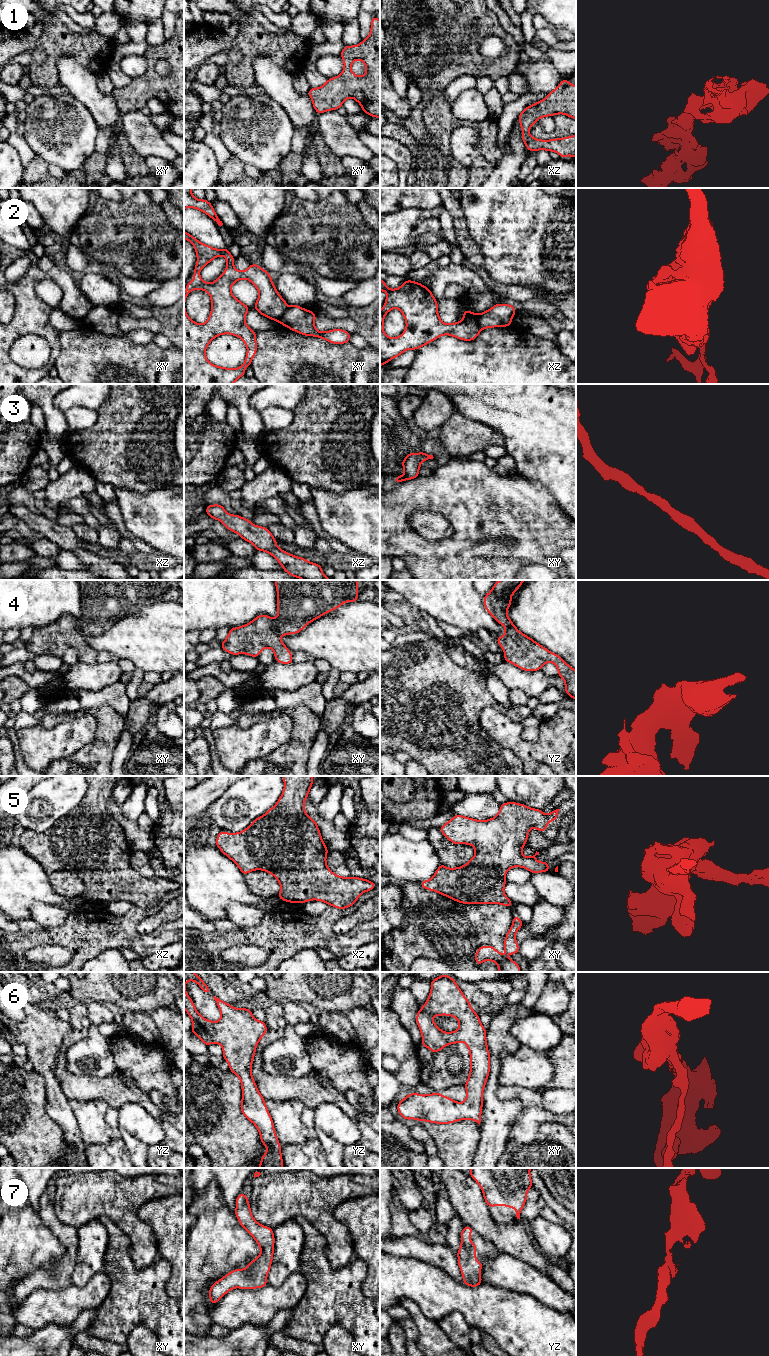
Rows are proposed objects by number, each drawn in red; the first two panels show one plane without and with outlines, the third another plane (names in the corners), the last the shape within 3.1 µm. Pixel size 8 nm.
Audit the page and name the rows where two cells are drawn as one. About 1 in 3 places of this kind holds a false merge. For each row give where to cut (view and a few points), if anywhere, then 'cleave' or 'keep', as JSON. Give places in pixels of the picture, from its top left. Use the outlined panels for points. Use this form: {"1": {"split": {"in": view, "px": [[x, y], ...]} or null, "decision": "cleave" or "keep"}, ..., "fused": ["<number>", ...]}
{"1": {"split": null, "decision": "keep"}, "2": {"split": {"in": "xz", "px": [[478, 314], [478, 326], [481, 329]]}, "decision": "cleave"}, "3": {"split": null, "decision": "keep"}, "4": {"split": null, "decision": "keep"}, "5": {"split": null, "decision": "keep"}, "6": {"split": null, "decision": "keep"}, "7": {"split": null, "decision": "keep"}, "fused": ["2"]}

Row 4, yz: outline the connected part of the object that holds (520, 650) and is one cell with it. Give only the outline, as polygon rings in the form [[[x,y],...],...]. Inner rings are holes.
[[[500,580],[495,582],[492,590],[483,597],[487,612],[505,627],[505,635],[498,636],[496,641],[505,652],[504,661],[525,671],[538,671],[547,662],[555,664],[558,676],[565,682],[565,692],[576,700],[576,671],[559,655],[521,633],[507,615],[512,603],[511,596],[524,581]]]

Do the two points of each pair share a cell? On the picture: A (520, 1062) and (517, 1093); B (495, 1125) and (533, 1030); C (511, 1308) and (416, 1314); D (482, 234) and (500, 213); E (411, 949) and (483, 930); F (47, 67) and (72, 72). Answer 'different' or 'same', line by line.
A: different
B: different
C: different
D: same
E: same
F: different

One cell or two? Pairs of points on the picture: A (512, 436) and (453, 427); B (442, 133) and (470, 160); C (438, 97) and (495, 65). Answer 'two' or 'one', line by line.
A: two
B: two
C: two

